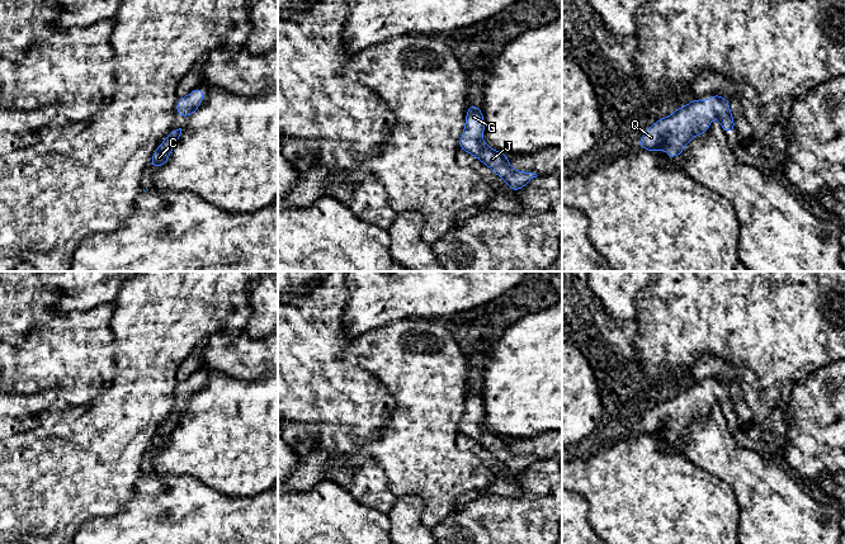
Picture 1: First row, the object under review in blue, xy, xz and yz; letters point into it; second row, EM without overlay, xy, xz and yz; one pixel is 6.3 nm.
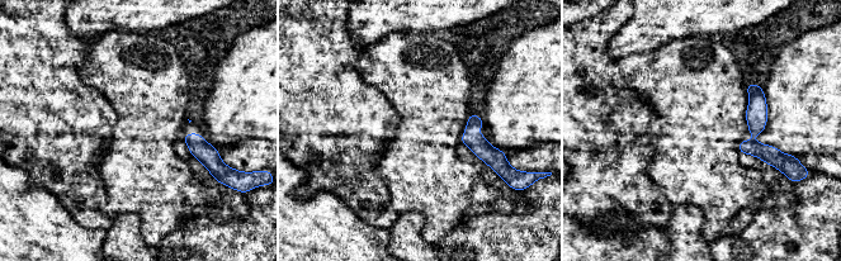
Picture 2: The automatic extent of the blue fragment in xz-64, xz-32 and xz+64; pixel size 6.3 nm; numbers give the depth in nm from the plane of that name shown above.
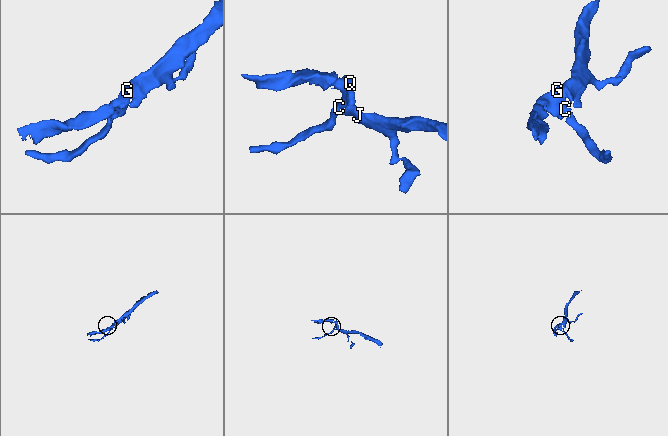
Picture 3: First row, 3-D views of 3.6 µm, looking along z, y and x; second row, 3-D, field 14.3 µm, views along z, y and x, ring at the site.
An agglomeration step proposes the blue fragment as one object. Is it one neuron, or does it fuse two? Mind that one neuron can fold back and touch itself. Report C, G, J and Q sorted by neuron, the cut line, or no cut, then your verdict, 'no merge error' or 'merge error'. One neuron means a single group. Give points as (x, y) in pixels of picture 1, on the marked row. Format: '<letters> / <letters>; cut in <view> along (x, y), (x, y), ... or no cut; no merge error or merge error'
C G J Q; no cut; no merge error

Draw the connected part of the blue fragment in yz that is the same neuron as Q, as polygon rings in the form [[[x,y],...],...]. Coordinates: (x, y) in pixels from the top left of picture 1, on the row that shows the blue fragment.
[[[713,94],[708,103],[695,98],[671,115],[658,119],[643,133],[637,146],[656,153],[664,145],[666,155],[675,159],[693,137],[707,133],[714,115],[724,133],[736,132],[728,100]]]

